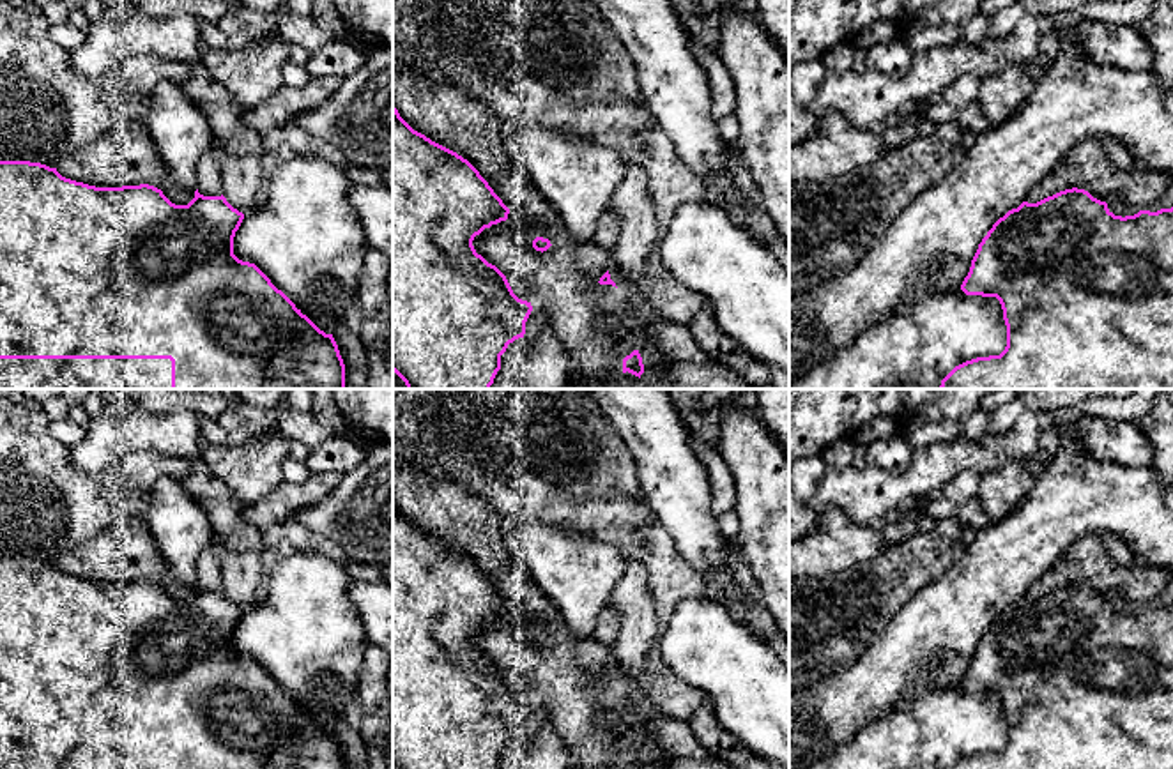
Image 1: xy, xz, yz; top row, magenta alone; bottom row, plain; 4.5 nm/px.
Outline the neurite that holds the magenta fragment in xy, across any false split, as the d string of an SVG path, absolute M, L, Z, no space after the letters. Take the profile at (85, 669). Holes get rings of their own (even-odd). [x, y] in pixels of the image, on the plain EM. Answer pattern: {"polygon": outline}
{"polygon": "M221 541L198 557L198 585L188 601L172 599L161 585L140 580L96 583L30 557L0 557L0 769L345 769L333 730L320 727L271 675L234 651L244 610L223 592Z"}

